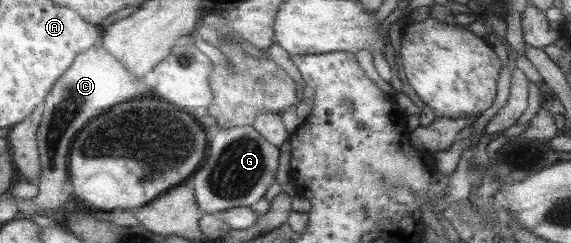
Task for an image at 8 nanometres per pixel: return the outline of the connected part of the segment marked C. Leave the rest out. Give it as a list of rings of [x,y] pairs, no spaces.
[[[98,40],[90,48],[76,55],[74,63],[52,86],[43,103],[43,116],[37,133],[42,177],[38,182],[38,196],[34,196],[30,200],[38,209],[44,209],[41,216],[53,221],[63,222],[64,219],[57,217],[56,213],[62,205],[73,198],[68,177],[68,157],[76,132],[92,118],[100,116],[102,112],[108,112],[112,106],[116,106],[116,102],[118,104],[128,102],[136,96],[156,96],[154,90],[146,88],[143,79],[130,74],[122,62],[118,62],[110,51],[99,45],[100,41],[102,40]]]

